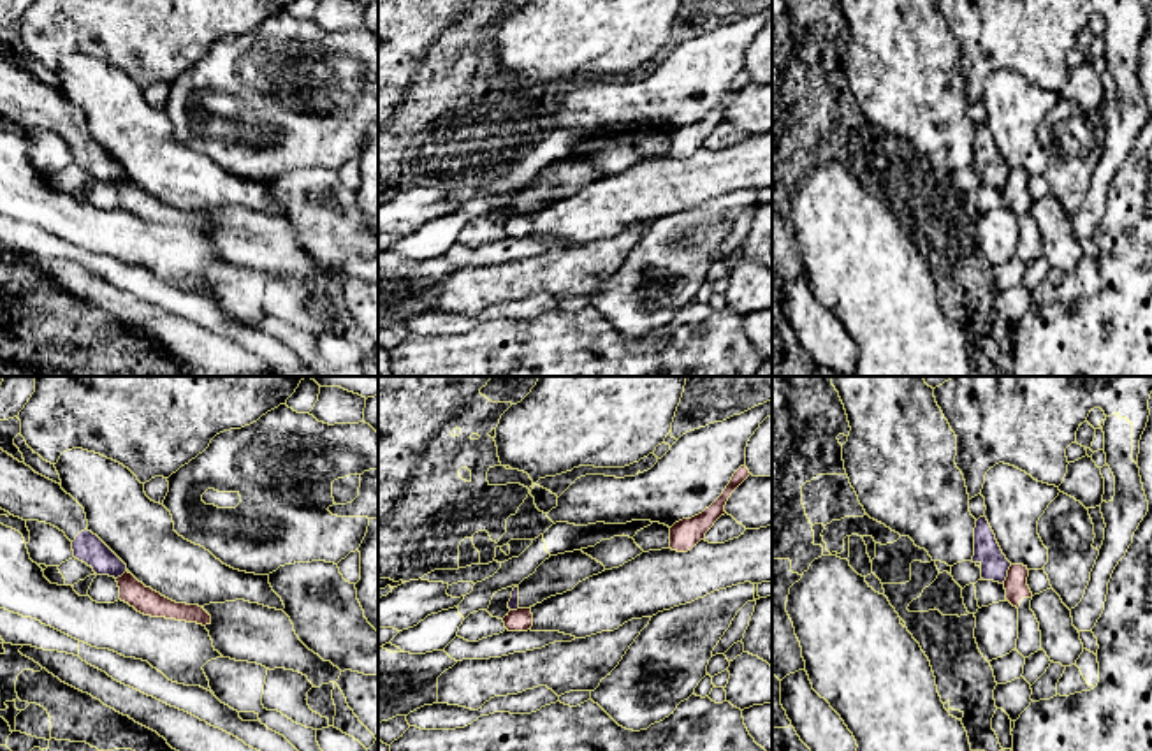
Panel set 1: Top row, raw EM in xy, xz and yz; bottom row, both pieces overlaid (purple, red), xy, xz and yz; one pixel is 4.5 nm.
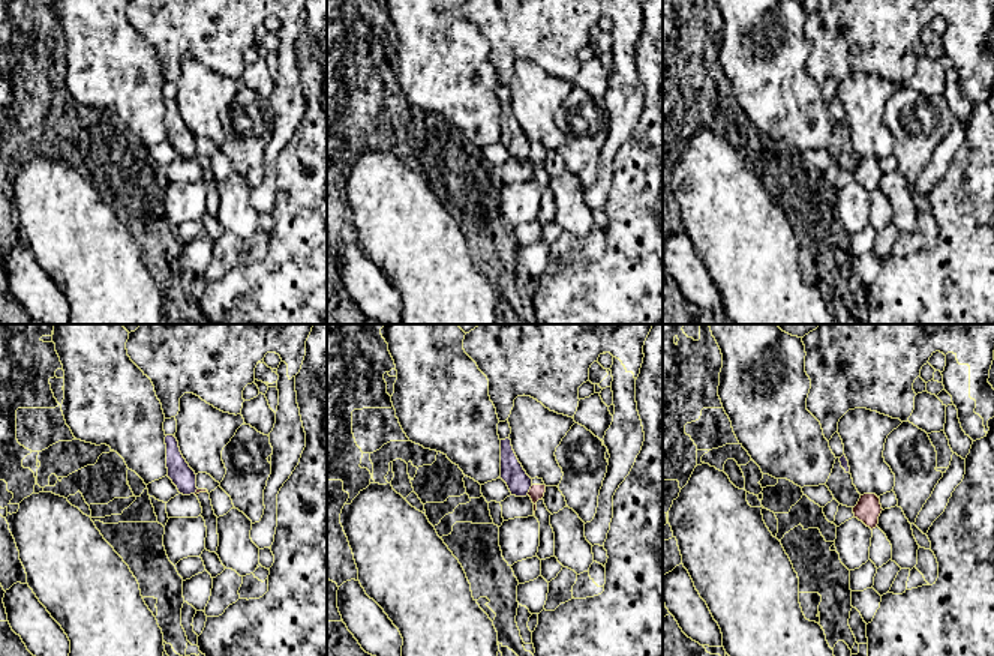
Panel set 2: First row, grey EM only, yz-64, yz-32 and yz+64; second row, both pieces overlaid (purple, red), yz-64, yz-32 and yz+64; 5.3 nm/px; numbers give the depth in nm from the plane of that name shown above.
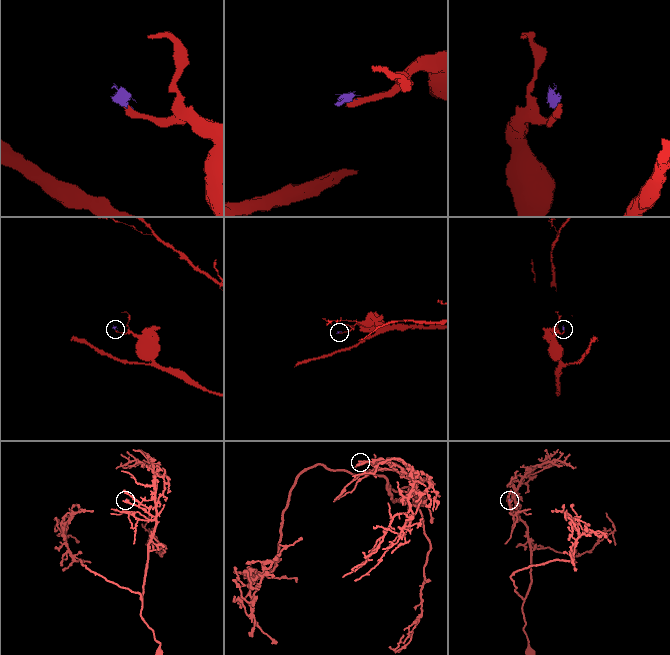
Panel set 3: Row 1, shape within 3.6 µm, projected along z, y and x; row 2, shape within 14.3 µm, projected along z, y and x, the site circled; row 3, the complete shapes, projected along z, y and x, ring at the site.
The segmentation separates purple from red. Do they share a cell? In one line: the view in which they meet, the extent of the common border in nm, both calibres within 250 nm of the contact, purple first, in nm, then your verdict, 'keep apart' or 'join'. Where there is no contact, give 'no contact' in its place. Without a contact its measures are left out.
yz | 100 nm | 130/110 nm | keep apart

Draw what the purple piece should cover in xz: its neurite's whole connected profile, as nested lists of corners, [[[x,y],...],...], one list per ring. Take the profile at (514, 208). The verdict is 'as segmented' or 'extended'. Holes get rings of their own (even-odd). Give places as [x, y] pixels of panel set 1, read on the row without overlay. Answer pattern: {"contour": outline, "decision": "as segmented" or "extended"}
{"contour": [[[582,157],[550,162],[514,193],[508,215],[529,215],[550,202],[572,197],[579,188],[602,178],[605,172]]], "decision": "extended"}

